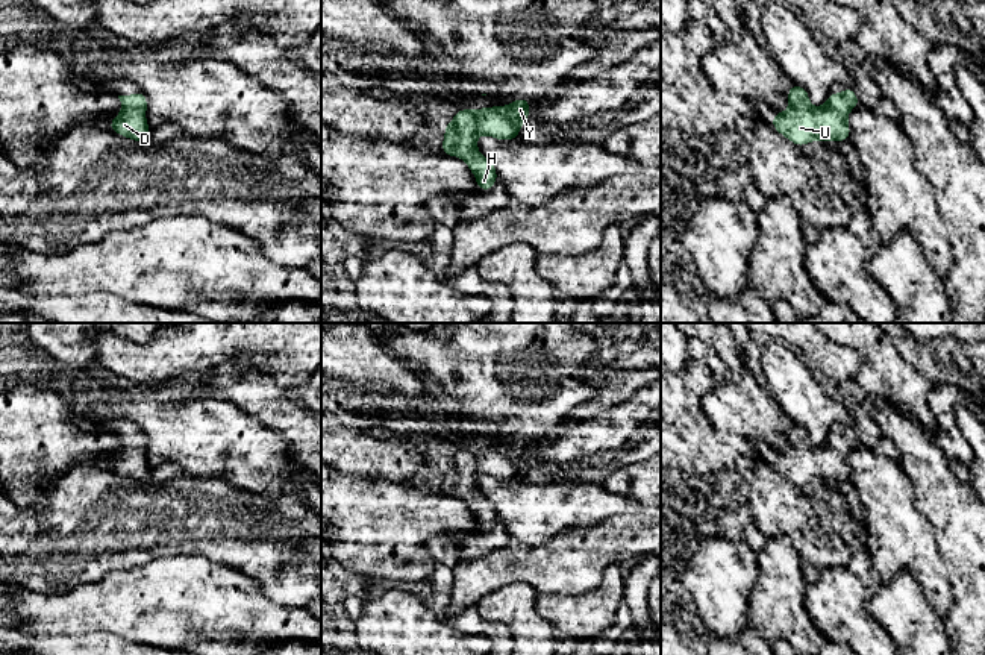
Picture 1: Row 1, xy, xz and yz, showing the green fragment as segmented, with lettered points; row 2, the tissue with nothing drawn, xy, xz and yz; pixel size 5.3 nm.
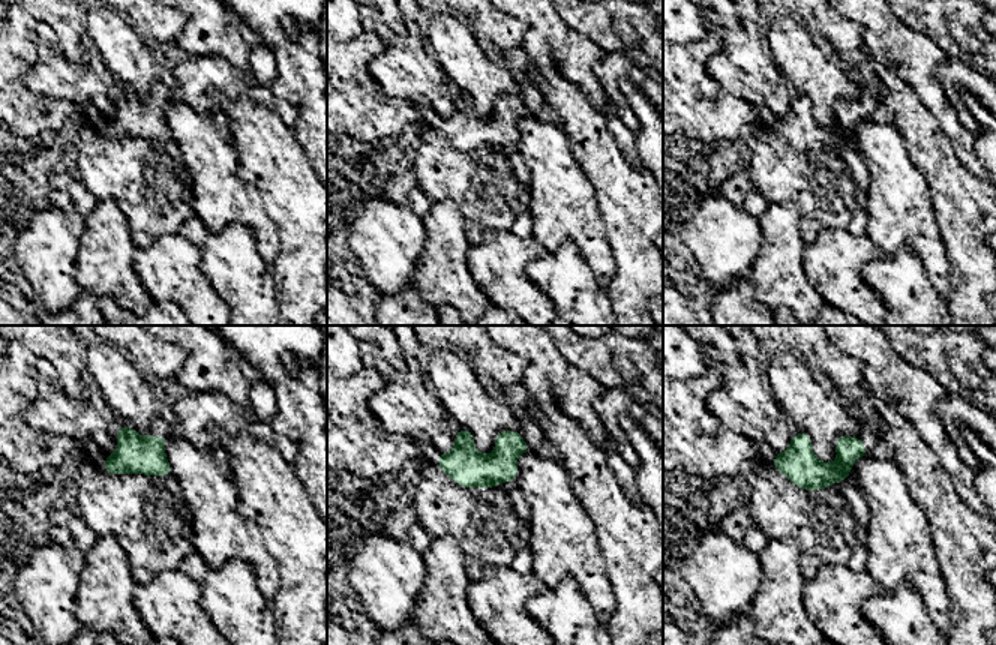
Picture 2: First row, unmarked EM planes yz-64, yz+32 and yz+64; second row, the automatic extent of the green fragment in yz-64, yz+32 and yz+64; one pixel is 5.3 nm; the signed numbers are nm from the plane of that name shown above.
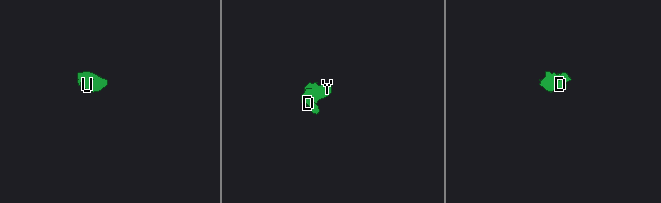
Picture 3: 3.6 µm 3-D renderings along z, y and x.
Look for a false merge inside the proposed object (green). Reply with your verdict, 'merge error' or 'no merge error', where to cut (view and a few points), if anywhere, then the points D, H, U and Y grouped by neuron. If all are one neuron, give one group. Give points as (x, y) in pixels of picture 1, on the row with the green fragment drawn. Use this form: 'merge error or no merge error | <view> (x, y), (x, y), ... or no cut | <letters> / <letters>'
no merge error | no cut | D H U Y

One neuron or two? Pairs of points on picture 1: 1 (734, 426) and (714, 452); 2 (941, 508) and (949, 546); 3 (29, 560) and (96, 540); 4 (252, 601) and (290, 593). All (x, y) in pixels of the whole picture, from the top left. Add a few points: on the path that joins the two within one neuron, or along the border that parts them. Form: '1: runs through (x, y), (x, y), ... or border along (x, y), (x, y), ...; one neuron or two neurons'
1: border along (702, 408), (706, 419), (717, 428), (740, 435); two neurons
2: runs through (944, 517), (949, 537); one neuron
3: runs through (46, 560), (71, 560), (79, 557); one neuron
4: border along (255, 578), (261, 589), (276, 602), (303, 607); two neurons

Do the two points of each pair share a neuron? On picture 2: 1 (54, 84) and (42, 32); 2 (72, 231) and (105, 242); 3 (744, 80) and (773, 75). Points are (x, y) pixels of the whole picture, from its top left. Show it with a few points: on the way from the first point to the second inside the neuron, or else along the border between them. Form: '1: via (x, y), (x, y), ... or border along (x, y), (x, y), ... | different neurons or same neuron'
1: via (53, 71), (51, 57), (45, 45) | same neuron
2: border along (84, 218), (83, 243), (75, 269) | different neurons
3: via (752, 83), (765, 83) | same neuron

